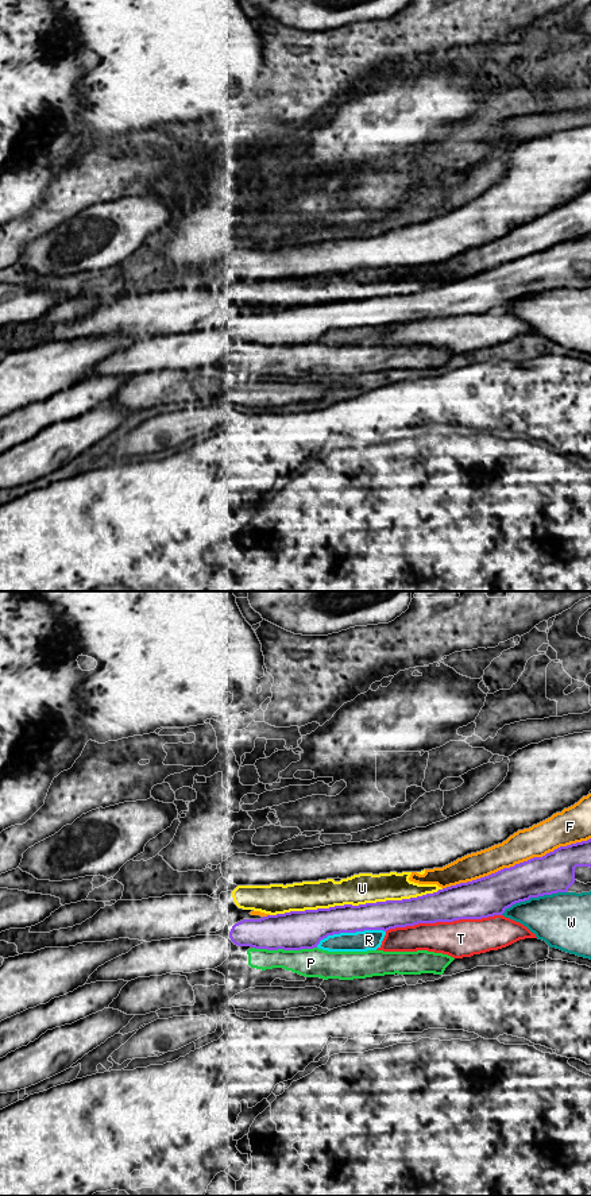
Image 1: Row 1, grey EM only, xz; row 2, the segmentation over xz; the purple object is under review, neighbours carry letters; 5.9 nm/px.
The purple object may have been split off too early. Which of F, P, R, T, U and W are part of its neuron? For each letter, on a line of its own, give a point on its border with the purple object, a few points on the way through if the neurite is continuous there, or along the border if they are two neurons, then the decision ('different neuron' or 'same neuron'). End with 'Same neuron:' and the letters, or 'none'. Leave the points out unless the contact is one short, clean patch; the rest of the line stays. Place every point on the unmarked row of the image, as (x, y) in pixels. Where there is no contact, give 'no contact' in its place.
F: meets purple in xz at (516, 259); different neuron
P: meets purple in xz at (285, 344); border along xz (252, 342), (263, 344), (316, 343); different neuron
R: meets purple in xz at (350, 327); different neuron
T: meets purple in xz at (443, 316); different neuron
U: meets purple in xz at (356, 301); different neuron
W: meets purple in xz at (533, 292); different neuron
Same neuron: none

